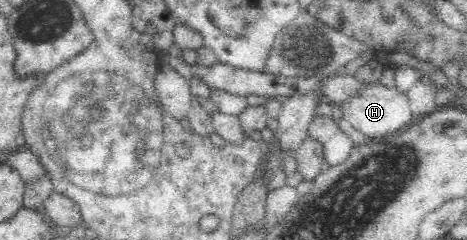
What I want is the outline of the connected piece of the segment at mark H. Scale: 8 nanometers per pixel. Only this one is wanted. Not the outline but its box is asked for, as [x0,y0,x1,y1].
[340,83,417,140]

